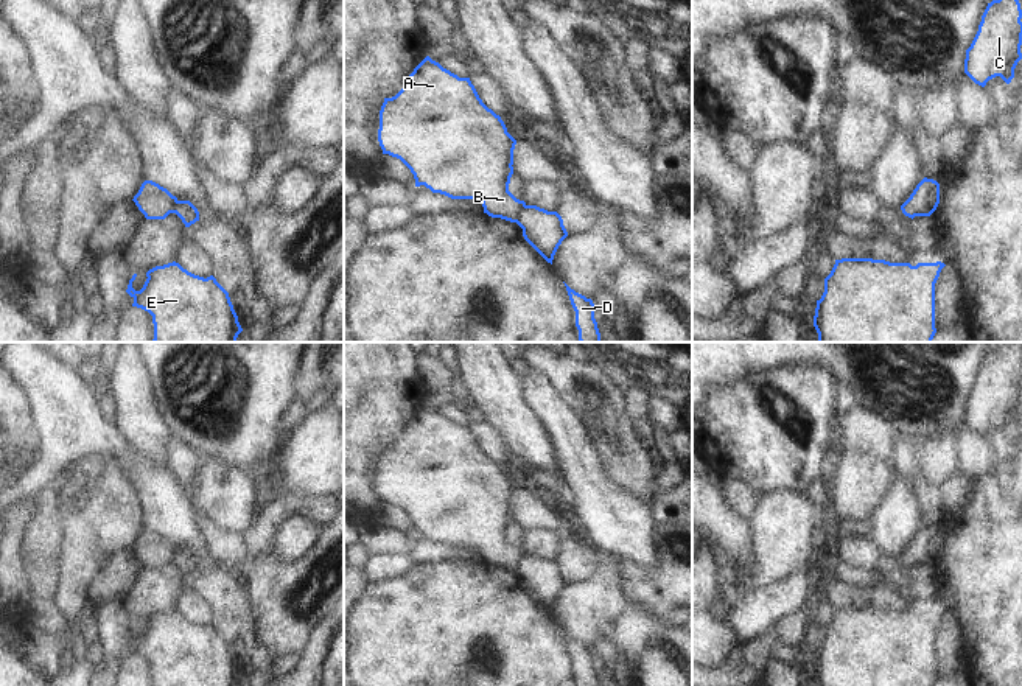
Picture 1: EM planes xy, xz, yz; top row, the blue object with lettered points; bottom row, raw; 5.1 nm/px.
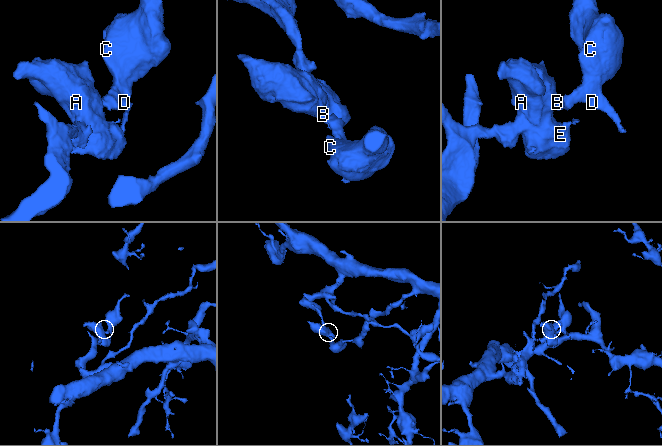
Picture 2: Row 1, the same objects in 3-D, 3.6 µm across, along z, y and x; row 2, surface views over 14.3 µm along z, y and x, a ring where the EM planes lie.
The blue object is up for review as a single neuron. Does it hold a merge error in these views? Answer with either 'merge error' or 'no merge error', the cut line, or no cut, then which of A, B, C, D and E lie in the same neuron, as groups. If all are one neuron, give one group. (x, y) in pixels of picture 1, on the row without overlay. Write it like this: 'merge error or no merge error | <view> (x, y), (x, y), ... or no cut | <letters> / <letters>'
merge error | xz (526, 554), (517, 571) | A B E / C D

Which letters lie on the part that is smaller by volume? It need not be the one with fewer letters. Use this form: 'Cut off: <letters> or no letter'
Cut off: C, D

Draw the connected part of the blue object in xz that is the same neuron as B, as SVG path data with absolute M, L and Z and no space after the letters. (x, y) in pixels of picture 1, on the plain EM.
M429 404L414 417L408 432L395 445L384 446L378 490L383 502L400 507L411 518L415 535L425 534L451 548L479 548L484 562L510 571L518 571L526 558L526 551L509 540L516 488L507 481L501 465L482 451L470 426L459 426Z

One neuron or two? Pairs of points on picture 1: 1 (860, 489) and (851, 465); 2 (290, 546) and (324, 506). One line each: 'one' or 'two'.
1: one
2: two

